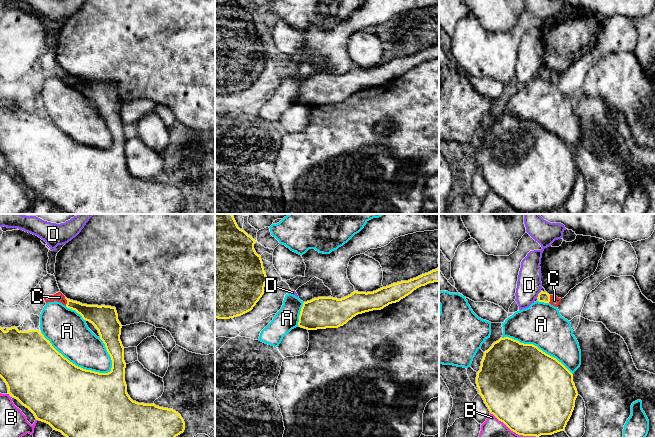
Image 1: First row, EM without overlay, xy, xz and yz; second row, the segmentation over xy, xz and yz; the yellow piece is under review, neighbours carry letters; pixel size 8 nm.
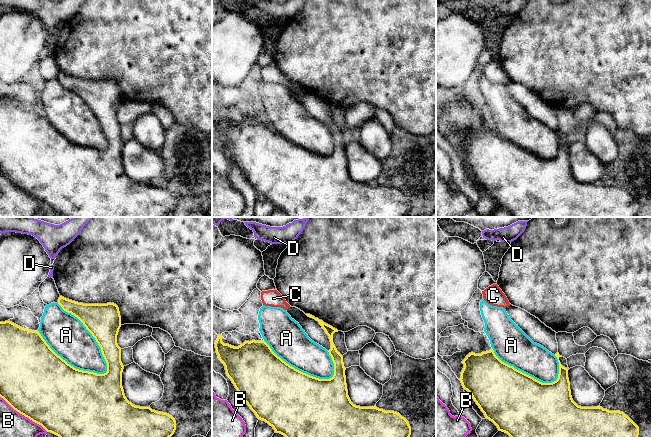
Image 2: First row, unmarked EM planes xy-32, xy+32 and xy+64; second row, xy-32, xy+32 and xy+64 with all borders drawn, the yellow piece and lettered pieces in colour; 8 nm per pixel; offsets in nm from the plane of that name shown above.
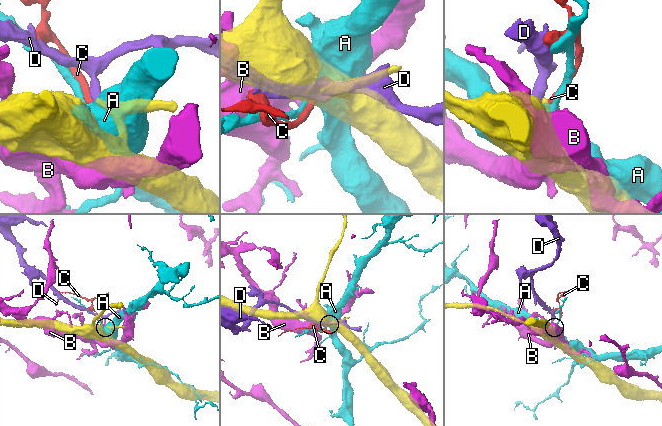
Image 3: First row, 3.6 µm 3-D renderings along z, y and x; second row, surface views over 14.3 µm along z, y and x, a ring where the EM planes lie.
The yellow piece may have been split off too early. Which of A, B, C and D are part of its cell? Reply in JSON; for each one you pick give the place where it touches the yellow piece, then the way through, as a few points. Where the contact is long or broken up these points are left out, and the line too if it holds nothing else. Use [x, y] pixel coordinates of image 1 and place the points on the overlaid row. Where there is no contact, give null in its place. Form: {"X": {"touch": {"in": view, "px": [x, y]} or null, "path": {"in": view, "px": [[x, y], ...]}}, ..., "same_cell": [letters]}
{"same_cell": []}

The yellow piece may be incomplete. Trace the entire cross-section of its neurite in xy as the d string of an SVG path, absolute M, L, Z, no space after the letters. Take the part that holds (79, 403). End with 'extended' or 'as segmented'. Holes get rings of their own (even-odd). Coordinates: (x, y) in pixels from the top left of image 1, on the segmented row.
M67 299L66 307L75 310L98 330L100 339L112 360L108 373L99 373L76 366L59 353L38 330L19 331L17 327L0 327L0 377L8 387L8 394L28 408L36 420L49 424L67 438L175 438L185 430L181 415L173 409L133 401L125 382L124 347L120 340L122 325L115 307L87 305Z; as segmented

